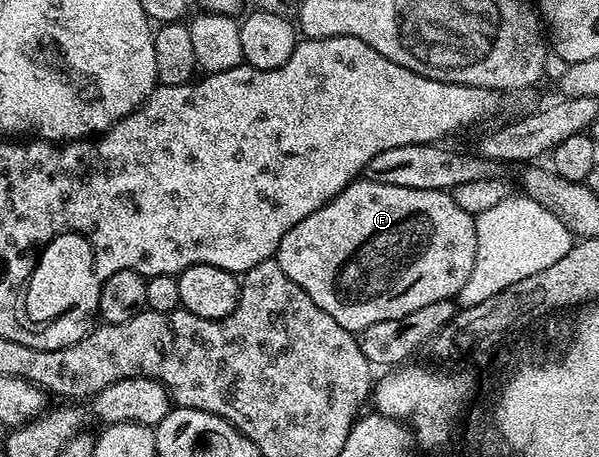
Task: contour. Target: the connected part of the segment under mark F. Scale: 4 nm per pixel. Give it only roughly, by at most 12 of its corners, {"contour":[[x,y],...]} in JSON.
{"contour":[[359,178],[280,238],[340,326],[454,300],[475,217]]}

